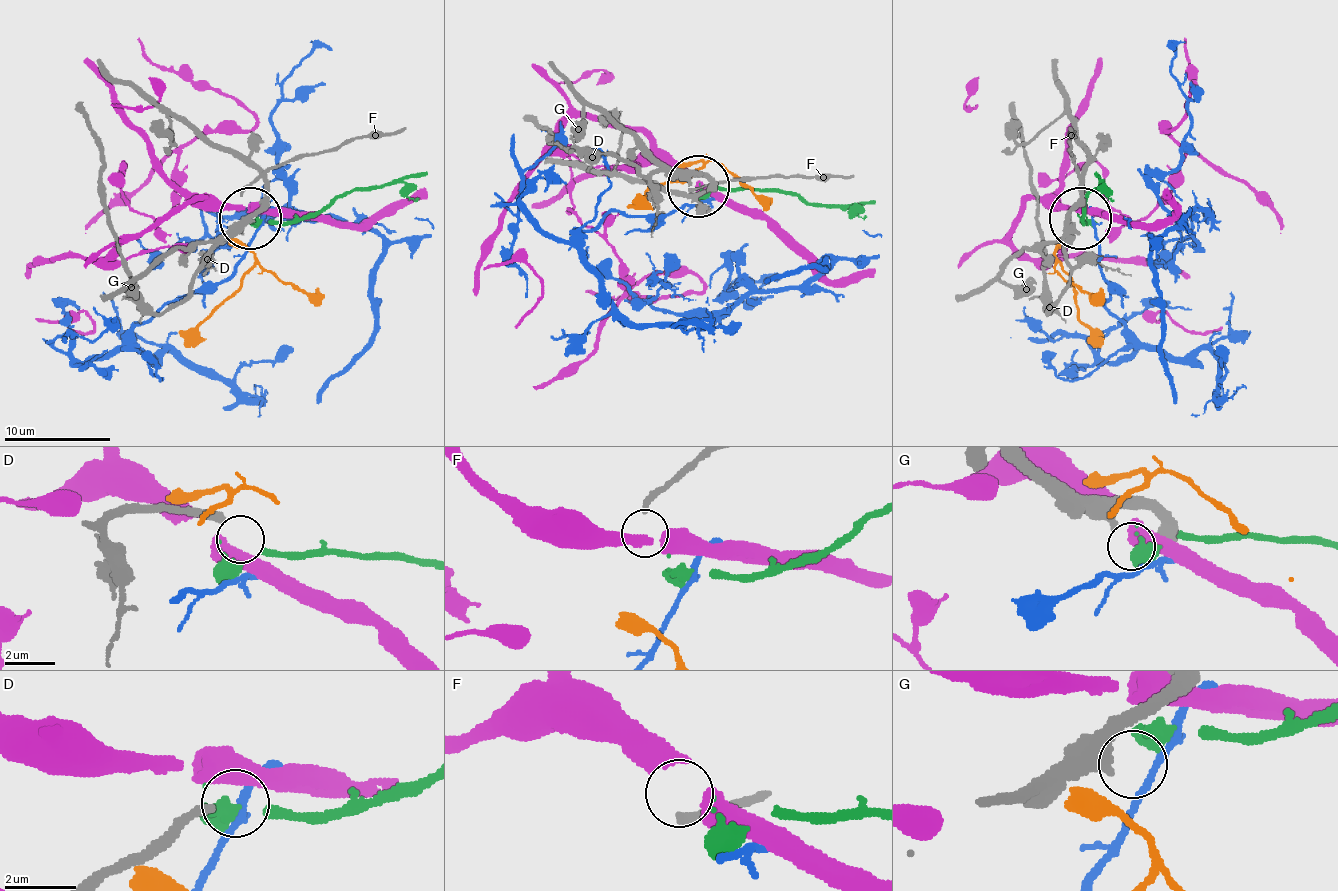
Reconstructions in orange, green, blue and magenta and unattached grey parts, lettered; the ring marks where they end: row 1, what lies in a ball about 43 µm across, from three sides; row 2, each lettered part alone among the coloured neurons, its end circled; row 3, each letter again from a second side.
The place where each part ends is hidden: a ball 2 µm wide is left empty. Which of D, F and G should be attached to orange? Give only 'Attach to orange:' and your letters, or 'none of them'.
Attach to orange: none of them

